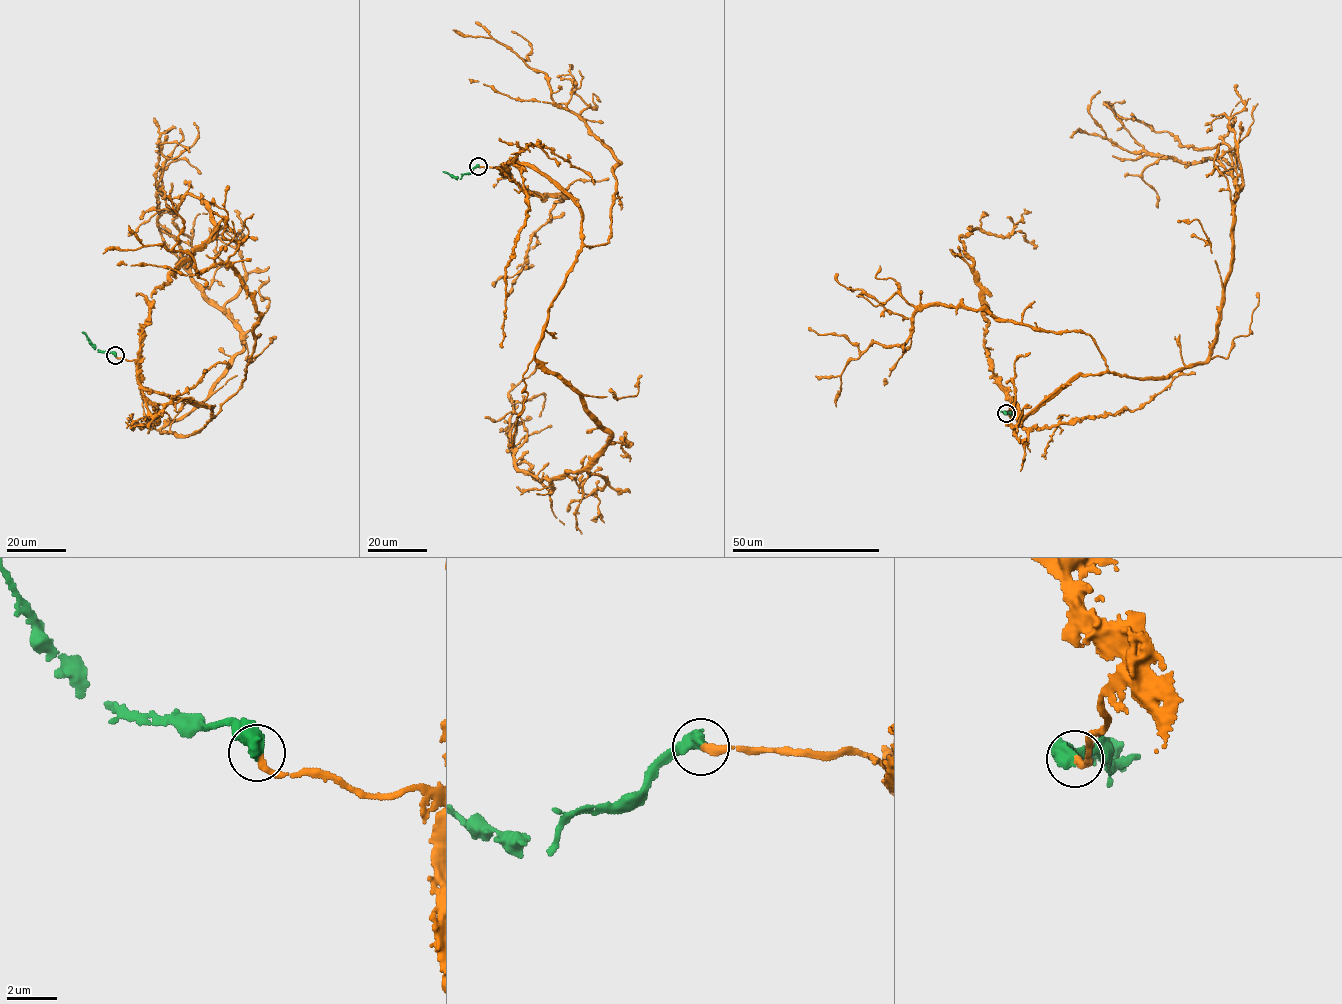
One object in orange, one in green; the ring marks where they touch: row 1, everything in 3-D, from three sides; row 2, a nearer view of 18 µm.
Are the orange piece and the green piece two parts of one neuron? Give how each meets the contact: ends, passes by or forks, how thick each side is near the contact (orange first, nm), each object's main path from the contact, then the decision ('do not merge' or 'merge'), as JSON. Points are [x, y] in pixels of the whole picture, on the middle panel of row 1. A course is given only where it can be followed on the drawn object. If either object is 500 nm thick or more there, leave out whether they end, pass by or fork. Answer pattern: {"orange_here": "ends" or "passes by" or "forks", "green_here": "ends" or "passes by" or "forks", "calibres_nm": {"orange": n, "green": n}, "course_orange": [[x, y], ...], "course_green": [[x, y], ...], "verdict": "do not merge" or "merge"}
{"calibres_nm": {"orange": 280, "green": 600}, "course_orange": [[478, 166], [549, 176], [582, 219], [535, 357], [610, 444], [542, 481], [509, 417], [543, 394], [539, 416]], "course_green": [[478, 166], [460, 178], [443, 171]], "verdict": "merge"}

